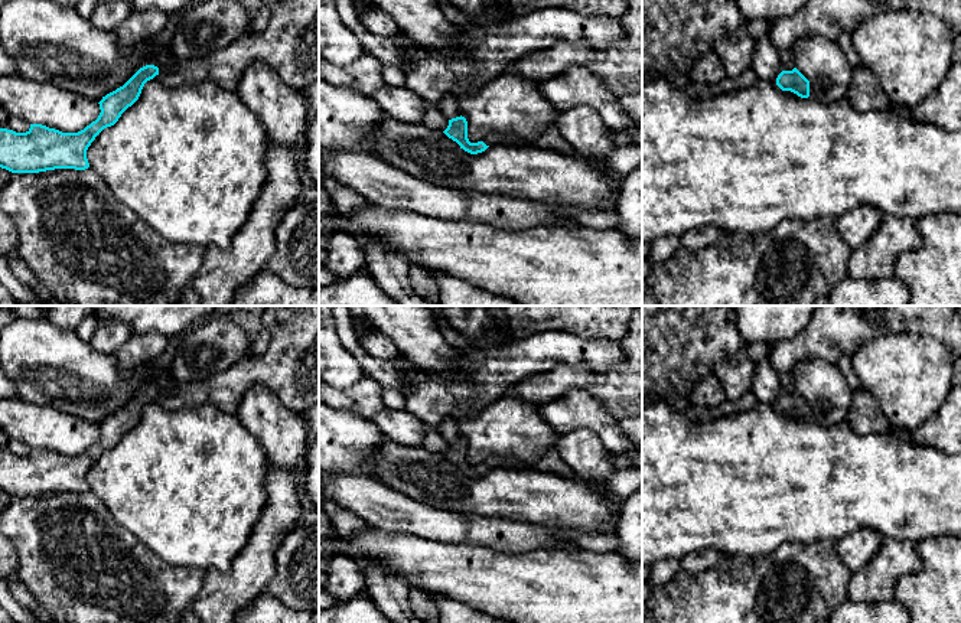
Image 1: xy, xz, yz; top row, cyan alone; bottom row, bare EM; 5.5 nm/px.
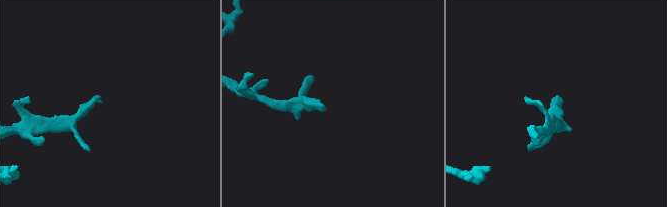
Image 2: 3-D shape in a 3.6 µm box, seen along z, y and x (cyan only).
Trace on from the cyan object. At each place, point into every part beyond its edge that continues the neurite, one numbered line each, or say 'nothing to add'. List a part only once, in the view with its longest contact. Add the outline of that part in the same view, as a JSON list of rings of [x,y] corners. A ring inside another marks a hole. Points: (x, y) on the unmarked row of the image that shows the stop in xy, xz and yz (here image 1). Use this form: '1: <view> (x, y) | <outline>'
1: xy (289, 368) | [[[267,306],[260,327],[271,333],[270,345],[263,355],[240,359],[205,382],[179,382],[173,378],[172,391],[159,389],[154,402],[166,410],[211,404],[227,414],[237,415],[245,392],[255,385],[263,385],[296,412],[319,404],[319,306]]]

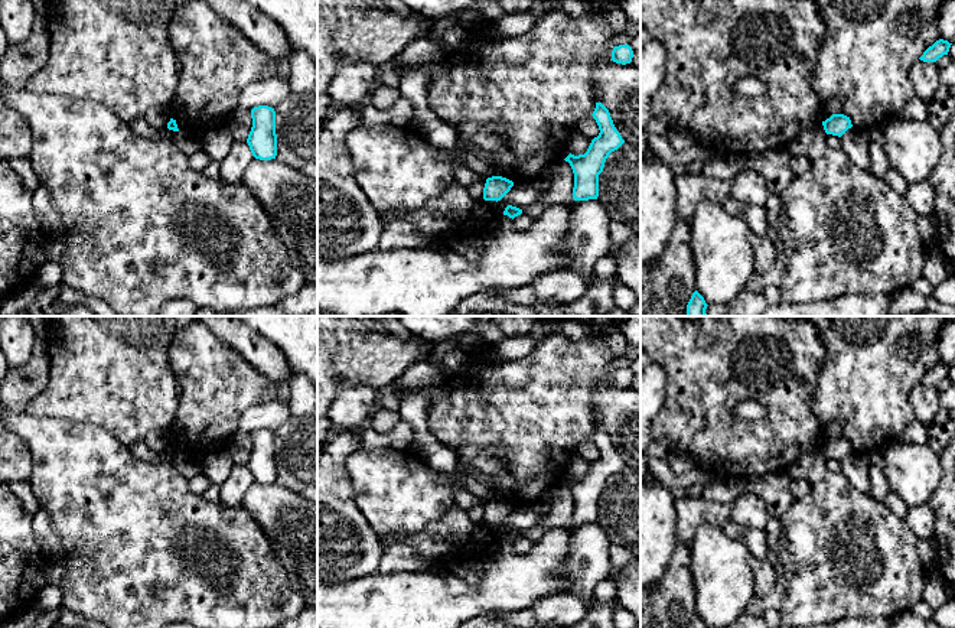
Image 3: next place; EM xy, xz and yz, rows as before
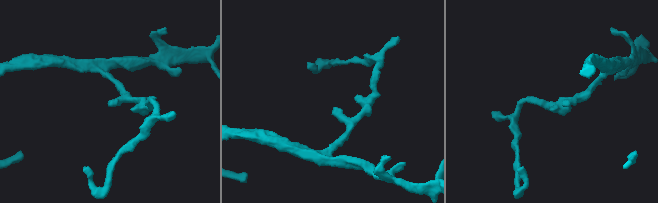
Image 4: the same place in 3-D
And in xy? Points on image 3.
nothing to add

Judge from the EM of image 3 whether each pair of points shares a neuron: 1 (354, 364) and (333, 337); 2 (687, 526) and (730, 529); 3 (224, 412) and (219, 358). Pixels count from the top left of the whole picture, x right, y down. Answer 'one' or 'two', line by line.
1: one
2: two
3: one

